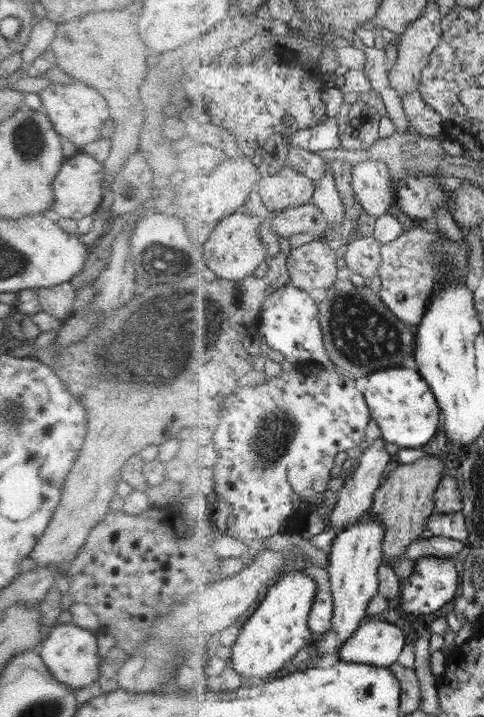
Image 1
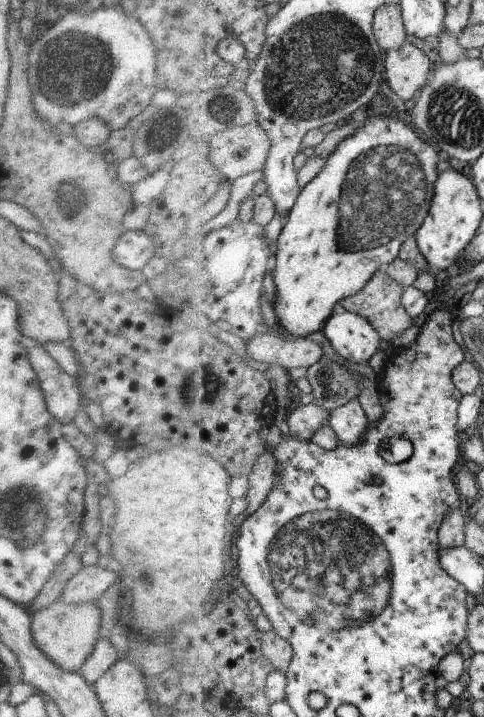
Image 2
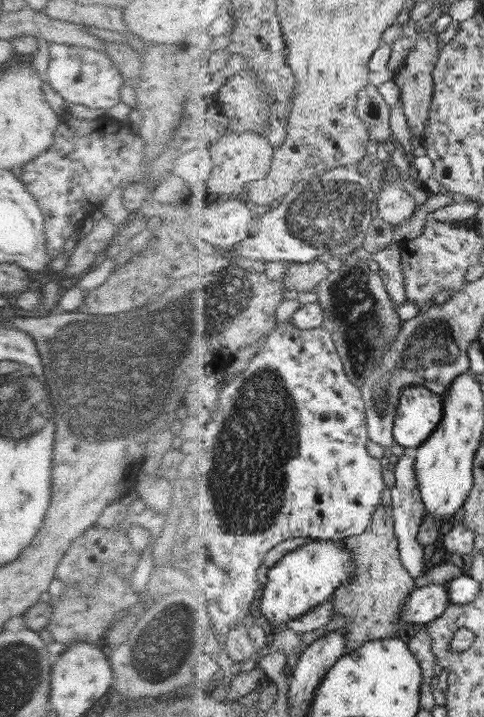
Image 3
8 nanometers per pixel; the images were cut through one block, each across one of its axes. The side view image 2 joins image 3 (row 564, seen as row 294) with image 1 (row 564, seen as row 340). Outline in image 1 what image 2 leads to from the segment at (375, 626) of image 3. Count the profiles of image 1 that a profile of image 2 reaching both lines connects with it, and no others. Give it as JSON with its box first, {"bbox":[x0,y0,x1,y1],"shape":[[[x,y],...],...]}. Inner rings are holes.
{"bbox":[370,454,444,566],"shape":[[[426,454],[413,463],[400,464],[385,478],[376,493],[375,503],[370,510],[375,517],[387,526],[385,538],[386,566],[393,565],[396,558],[405,557],[409,546],[429,534],[430,517],[437,510],[437,492],[442,482],[444,462],[440,456]]]}

